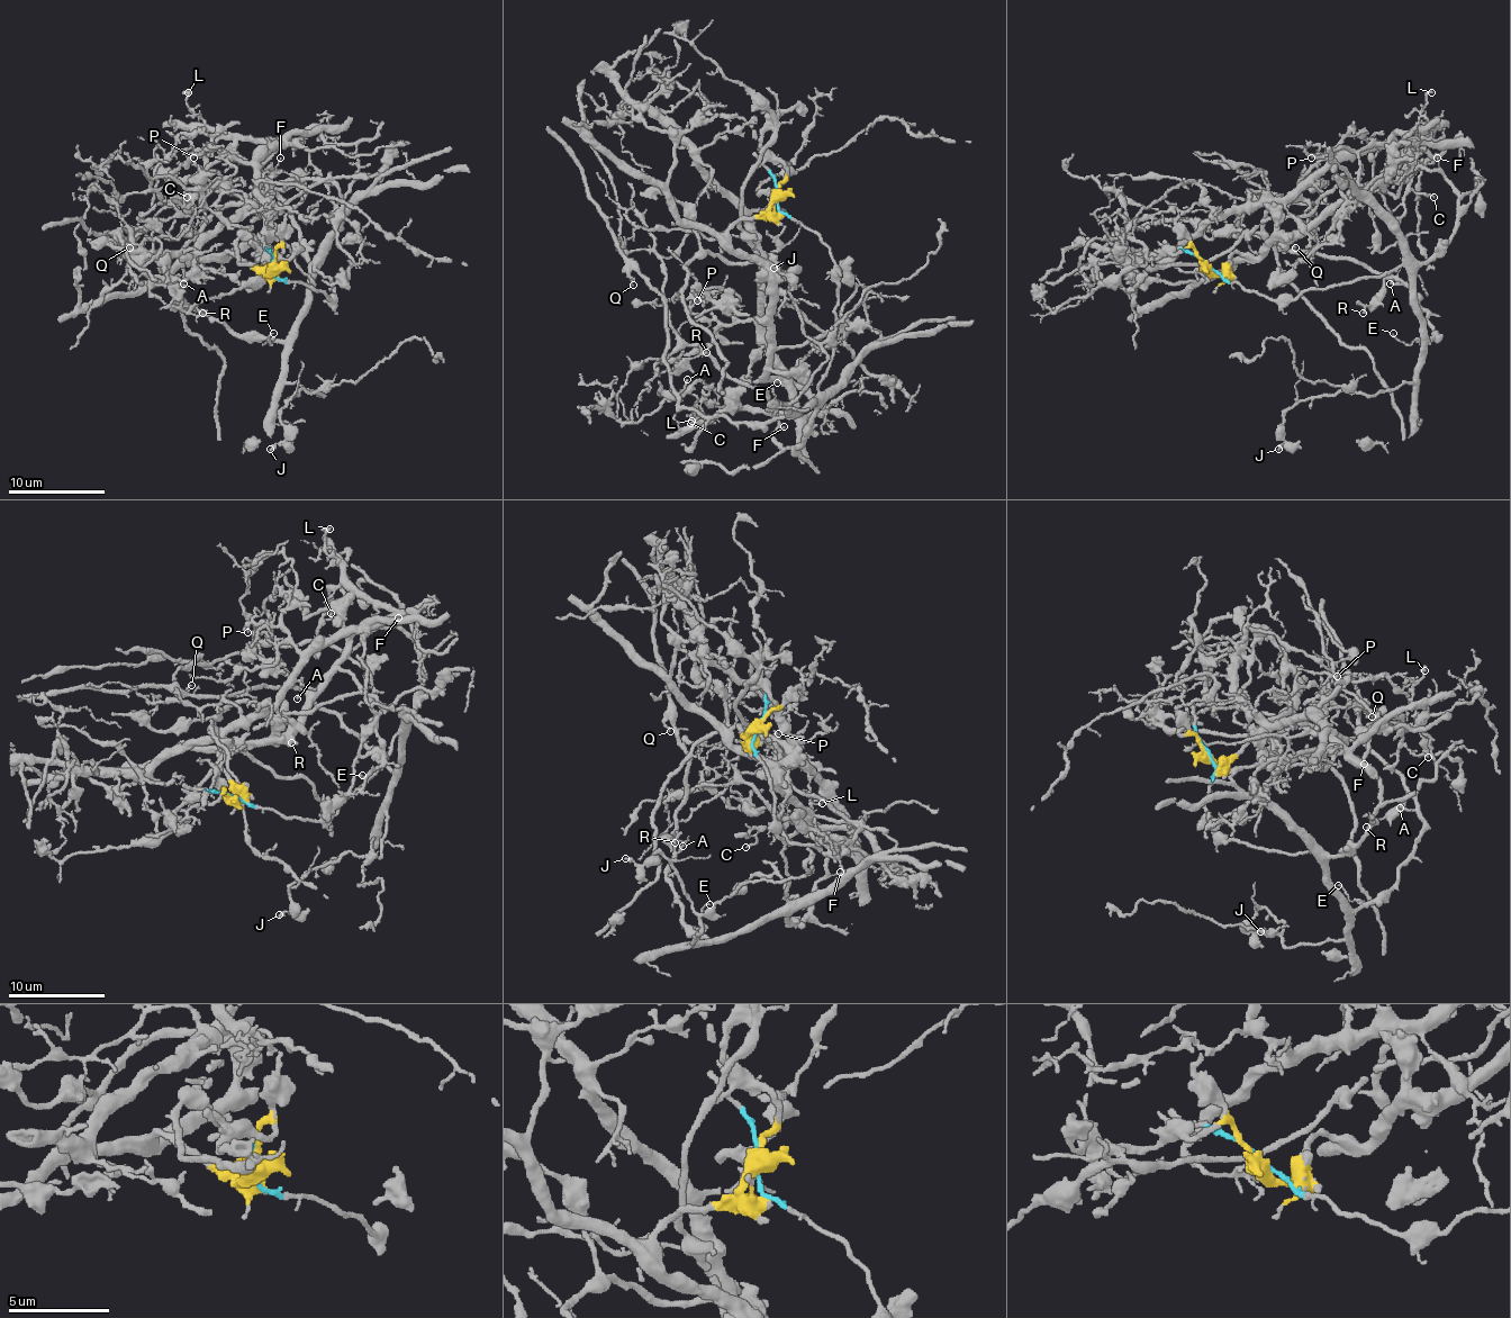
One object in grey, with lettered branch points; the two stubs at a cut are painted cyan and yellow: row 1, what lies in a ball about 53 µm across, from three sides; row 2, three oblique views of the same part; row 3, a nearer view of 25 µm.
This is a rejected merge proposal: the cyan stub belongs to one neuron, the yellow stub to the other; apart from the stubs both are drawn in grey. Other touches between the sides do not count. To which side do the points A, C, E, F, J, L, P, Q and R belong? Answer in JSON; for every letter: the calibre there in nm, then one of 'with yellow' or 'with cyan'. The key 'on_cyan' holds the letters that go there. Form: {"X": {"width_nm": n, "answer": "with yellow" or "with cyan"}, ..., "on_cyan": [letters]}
{"A": {"width_nm": 150, "answer": "with cyan"}, "C": {"width_nm": 130, "answer": "with yellow"}, "E": {"width_nm": 90, "answer": "with cyan"}, "F": {"width_nm": 100, "answer": "with cyan"}, "J": {"width_nm": 240, "answer": "with cyan"}, "L": {"width_nm": 240, "answer": "with yellow"}, "P": {"width_nm": 80, "answer": "with yellow"}, "Q": {"width_nm": 130, "answer": "with cyan"}, "R": {"width_nm": 100, "answer": "with cyan"}, "on_cyan": ["A", "E", "F", "J", "Q", "R"]}

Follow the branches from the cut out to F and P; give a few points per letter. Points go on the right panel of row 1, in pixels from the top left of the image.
F: (1206, 265), (1272, 299), (1292, 299), (1306, 290), (1422, 263), (1454, 232), (1458, 196), (1437, 156)
P: (1206, 265), (1219, 276), (1233, 254), (1260, 254), (1279, 225), (1279, 210), (1335, 154), (1330, 150), (1311, 156)

